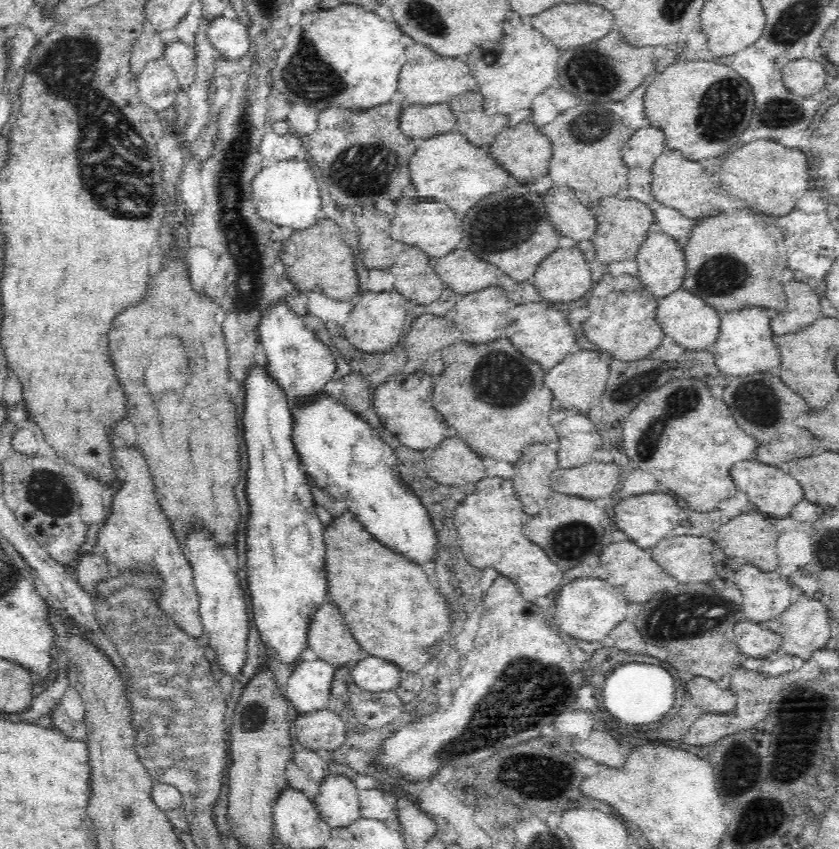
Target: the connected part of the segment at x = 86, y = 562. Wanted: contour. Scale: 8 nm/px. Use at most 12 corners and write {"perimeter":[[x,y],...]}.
{"perimeter":[[81,556],[75,565],[79,585],[98,596],[98,584],[112,576],[105,556]]}

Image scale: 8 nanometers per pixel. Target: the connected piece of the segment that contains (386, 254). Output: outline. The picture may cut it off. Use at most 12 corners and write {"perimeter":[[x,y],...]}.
{"perimeter":[[356,212],[359,254],[368,270],[390,269],[409,247],[392,240],[391,218]]}

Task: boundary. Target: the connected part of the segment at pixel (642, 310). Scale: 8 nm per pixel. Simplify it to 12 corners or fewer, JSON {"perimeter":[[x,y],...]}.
{"perimeter":[[605,275],[582,324],[599,350],[646,358],[666,334],[638,277]]}

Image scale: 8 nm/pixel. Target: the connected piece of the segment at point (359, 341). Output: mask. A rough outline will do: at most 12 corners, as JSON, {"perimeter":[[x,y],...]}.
{"perimeter":[[395,289],[362,293],[343,324],[346,344],[392,350],[408,299]]}

